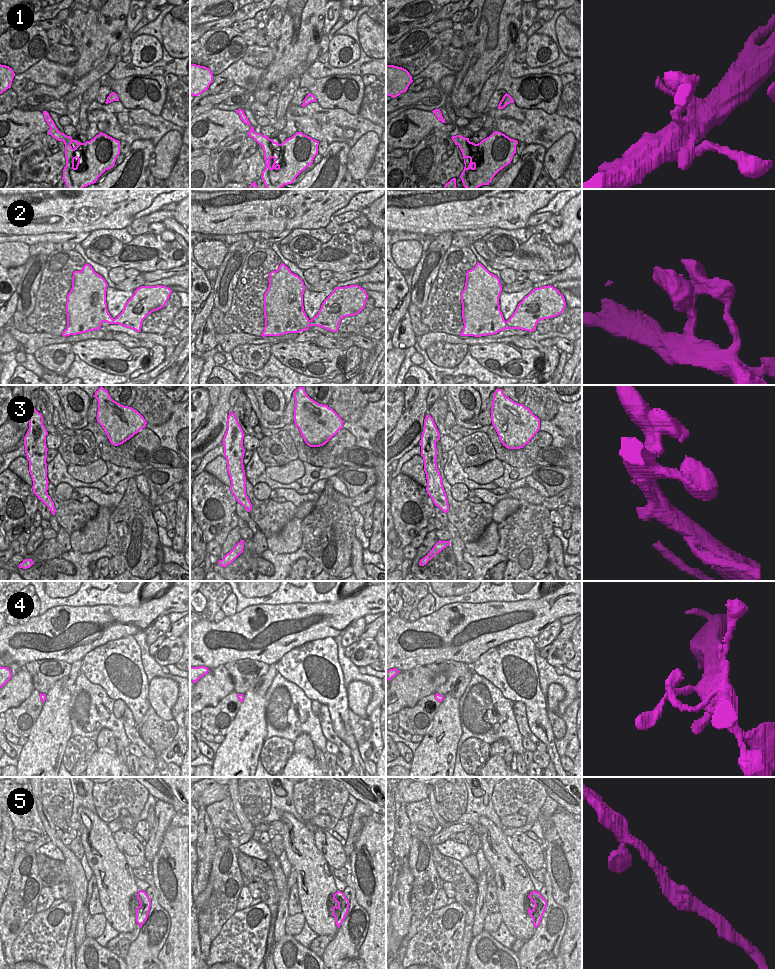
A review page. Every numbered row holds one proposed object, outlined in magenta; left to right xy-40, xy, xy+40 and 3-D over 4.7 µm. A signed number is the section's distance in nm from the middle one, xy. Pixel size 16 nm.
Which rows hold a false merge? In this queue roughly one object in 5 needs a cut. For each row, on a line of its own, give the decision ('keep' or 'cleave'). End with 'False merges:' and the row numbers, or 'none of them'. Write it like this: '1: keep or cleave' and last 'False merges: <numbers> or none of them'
1: keep
2: keep
3: keep
4: cleave
5: keep
False merges: 4

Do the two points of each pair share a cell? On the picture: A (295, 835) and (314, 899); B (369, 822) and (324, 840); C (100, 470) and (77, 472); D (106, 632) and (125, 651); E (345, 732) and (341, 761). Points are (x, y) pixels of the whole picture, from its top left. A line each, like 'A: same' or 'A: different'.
A: same
B: different
C: same
D: different
E: different

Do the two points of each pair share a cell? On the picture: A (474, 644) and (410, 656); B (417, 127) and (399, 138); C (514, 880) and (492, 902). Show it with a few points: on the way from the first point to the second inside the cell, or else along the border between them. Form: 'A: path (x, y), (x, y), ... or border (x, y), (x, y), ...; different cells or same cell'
A: path (458, 654), (454, 656), (451, 653), (426, 653); same cell
B: path (413, 127), (403, 134); same cell
C: border (493, 879), (496, 885), (499, 911); different cells

